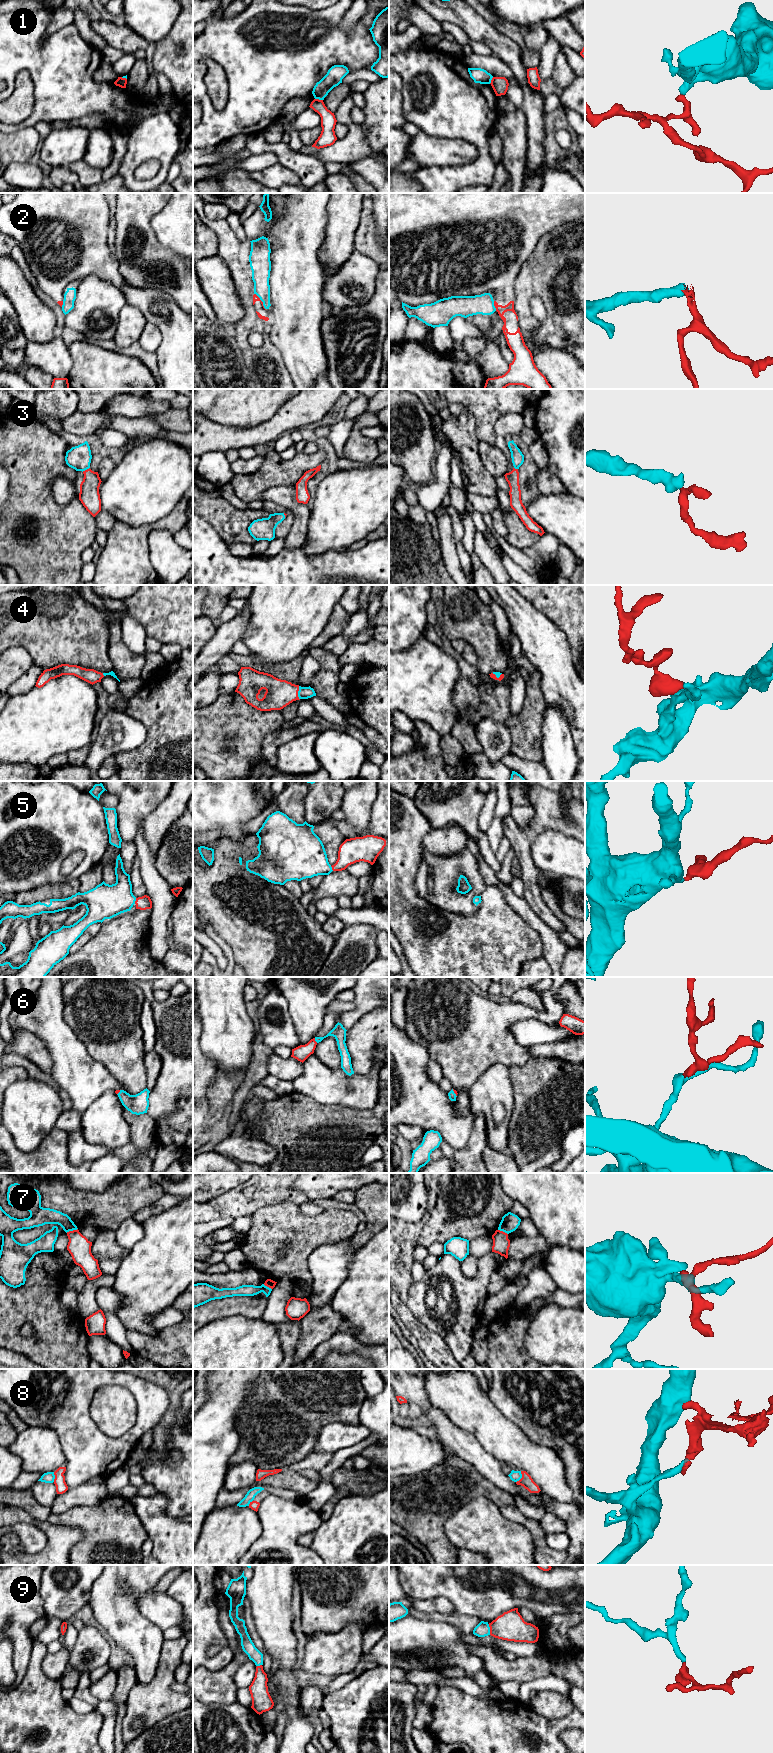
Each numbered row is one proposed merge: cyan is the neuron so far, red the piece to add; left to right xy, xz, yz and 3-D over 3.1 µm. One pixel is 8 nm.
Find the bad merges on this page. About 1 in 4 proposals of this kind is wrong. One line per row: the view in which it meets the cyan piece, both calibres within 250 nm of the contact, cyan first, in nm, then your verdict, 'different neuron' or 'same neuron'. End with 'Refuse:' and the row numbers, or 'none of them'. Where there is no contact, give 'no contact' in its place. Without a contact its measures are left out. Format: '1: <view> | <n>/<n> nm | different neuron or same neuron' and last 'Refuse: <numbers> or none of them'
1: xz | 140/130 nm | different neuron
2: yz | 170/70 nm | different neuron
3: xy | 190/160 nm | same neuron
4: xz | 100/220 nm | same neuron
5: xy | 280/110 nm | same neuron
6: xz | 110/120 nm | same neuron
7: xy | 140/180 nm | different neuron
8: yz | 90/100 nm | different neuron
9: yz | 110/240 nm | same neuron
Refuse: 1, 2, 7, 8

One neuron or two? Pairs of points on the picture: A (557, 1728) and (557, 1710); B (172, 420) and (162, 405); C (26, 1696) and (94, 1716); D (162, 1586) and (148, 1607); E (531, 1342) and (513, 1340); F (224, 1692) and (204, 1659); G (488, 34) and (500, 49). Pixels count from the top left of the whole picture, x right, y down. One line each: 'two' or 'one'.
A: two
B: two
C: one
D: two
E: two
F: two
G: one

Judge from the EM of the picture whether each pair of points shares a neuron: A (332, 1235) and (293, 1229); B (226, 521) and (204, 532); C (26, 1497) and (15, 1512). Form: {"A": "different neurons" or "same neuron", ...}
{"A": "same neuron", "B": "different neurons", "C": "different neurons"}

